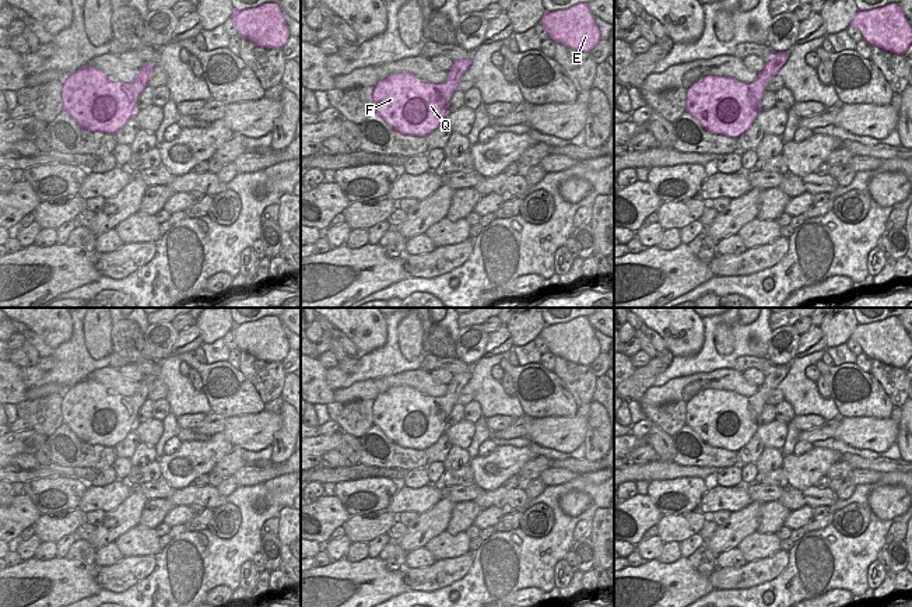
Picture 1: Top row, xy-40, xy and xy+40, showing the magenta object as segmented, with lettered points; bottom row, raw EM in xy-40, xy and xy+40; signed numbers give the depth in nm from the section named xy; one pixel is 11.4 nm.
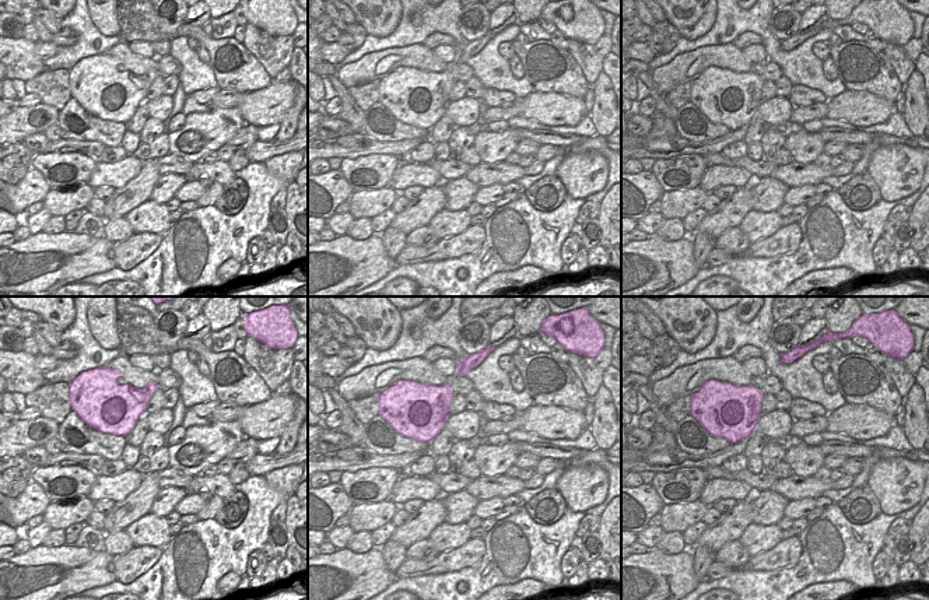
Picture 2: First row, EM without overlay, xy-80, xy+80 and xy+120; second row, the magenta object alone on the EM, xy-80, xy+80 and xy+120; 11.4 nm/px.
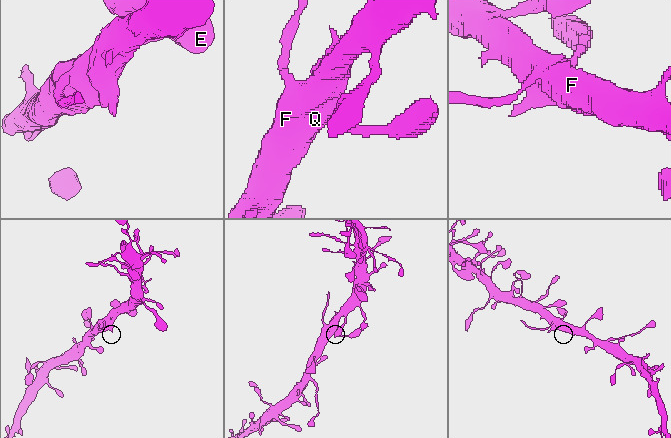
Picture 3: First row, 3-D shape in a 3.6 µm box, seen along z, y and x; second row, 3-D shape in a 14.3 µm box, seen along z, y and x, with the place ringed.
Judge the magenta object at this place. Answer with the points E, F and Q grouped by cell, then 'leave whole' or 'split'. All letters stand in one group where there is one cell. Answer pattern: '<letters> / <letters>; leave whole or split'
E F Q; leave whole

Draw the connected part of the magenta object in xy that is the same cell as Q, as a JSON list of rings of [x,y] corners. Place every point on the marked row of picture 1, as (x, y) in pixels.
[[[471,59],[453,63],[445,83],[425,83],[410,73],[390,74],[375,85],[373,112],[401,134],[425,137],[448,115],[449,101]]]

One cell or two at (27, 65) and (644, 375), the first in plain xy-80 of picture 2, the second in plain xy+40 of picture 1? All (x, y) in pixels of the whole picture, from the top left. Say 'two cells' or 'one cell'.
two cells

